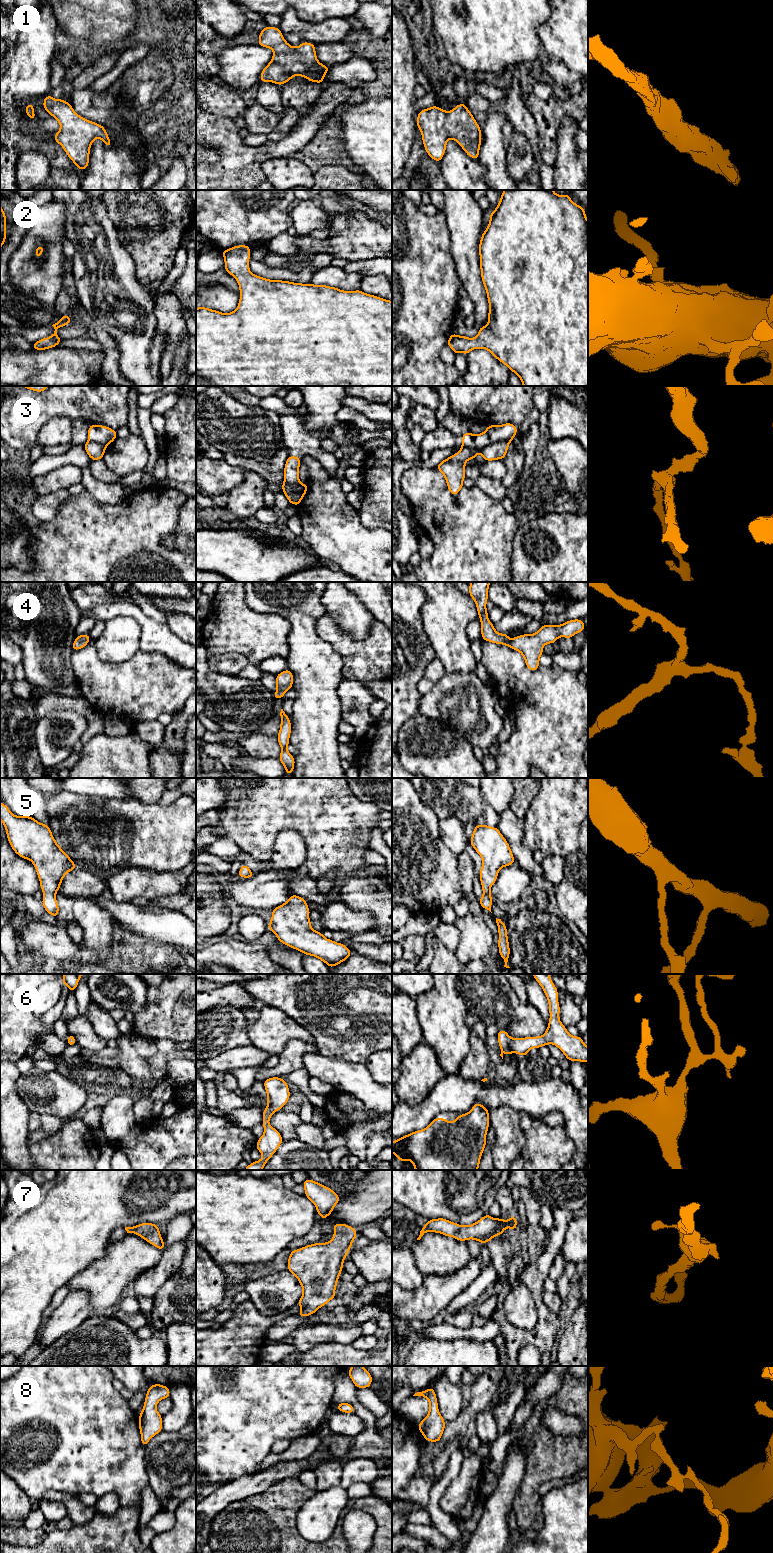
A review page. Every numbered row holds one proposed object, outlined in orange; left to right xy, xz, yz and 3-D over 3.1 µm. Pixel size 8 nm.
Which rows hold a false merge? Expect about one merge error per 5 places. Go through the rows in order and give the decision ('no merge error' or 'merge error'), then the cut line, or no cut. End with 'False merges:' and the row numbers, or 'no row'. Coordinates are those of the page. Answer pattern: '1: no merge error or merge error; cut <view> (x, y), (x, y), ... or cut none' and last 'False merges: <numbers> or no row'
1: no merge error; cut none
2: no merge error; cut none
3: merge error; cut yz (509, 442), (493, 441), (479, 448), (462, 446)
4: no merge error; cut none
5: no merge error; cut none
6: no merge error; cut none
7: no merge error; cut none
8: no merge error; cut none
False merges: 3

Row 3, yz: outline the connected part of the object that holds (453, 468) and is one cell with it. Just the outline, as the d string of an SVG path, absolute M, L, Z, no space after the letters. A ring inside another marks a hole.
M503 441L493 442L480 449L461 446L457 453L440 462L436 469L445 477L450 493L456 496L464 487L463 480L466 478L465 463L468 460L475 459L478 453L483 456L485 461L503 460L507 454L509 444L509 442Z

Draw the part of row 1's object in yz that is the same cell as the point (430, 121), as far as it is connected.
M465 103L456 105L447 112L436 105L422 109L417 116L426 153L440 162L446 152L448 139L453 139L473 158L479 159L481 128Z

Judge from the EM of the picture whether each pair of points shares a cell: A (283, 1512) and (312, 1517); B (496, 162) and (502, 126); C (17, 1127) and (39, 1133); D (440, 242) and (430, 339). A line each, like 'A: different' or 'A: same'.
A: different
B: same
C: different
D: same

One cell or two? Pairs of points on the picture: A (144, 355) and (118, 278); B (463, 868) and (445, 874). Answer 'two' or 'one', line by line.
A: one
B: two

